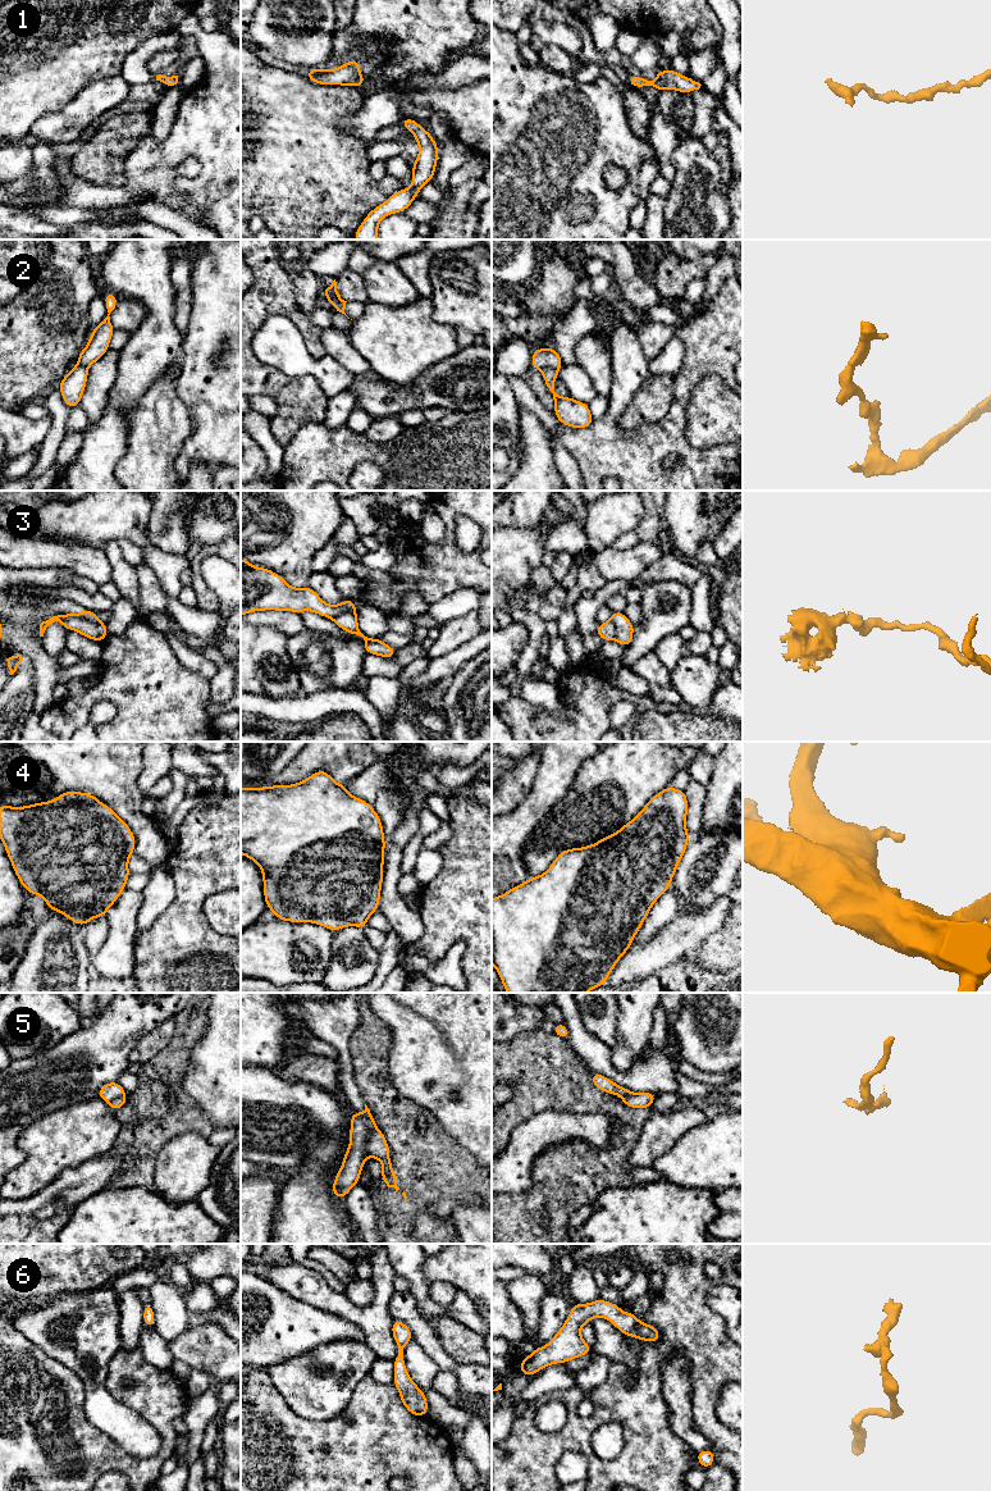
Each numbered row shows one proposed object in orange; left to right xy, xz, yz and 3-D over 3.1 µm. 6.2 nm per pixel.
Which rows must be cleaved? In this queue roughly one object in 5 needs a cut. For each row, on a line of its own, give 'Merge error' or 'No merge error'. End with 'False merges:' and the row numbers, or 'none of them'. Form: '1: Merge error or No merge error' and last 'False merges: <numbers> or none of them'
1: No merge error
2: Merge error
3: Merge error
4: No merge error
5: Merge error
6: No merge error
False merges: 2, 3, 5

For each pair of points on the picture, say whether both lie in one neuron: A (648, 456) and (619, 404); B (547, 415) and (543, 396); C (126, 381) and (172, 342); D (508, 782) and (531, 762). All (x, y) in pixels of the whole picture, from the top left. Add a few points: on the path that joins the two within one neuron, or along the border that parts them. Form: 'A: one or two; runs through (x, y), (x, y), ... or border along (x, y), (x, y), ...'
A: one; runs through (633, 452), (612, 432), (612, 419)
B: two; border along (528, 383), (535, 396), (553, 414)
C: one; runs through (137, 369), (160, 346)
D: one; runs through (514, 780), (526, 767)

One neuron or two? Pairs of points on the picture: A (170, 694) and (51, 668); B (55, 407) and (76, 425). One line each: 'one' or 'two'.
A: two
B: two

